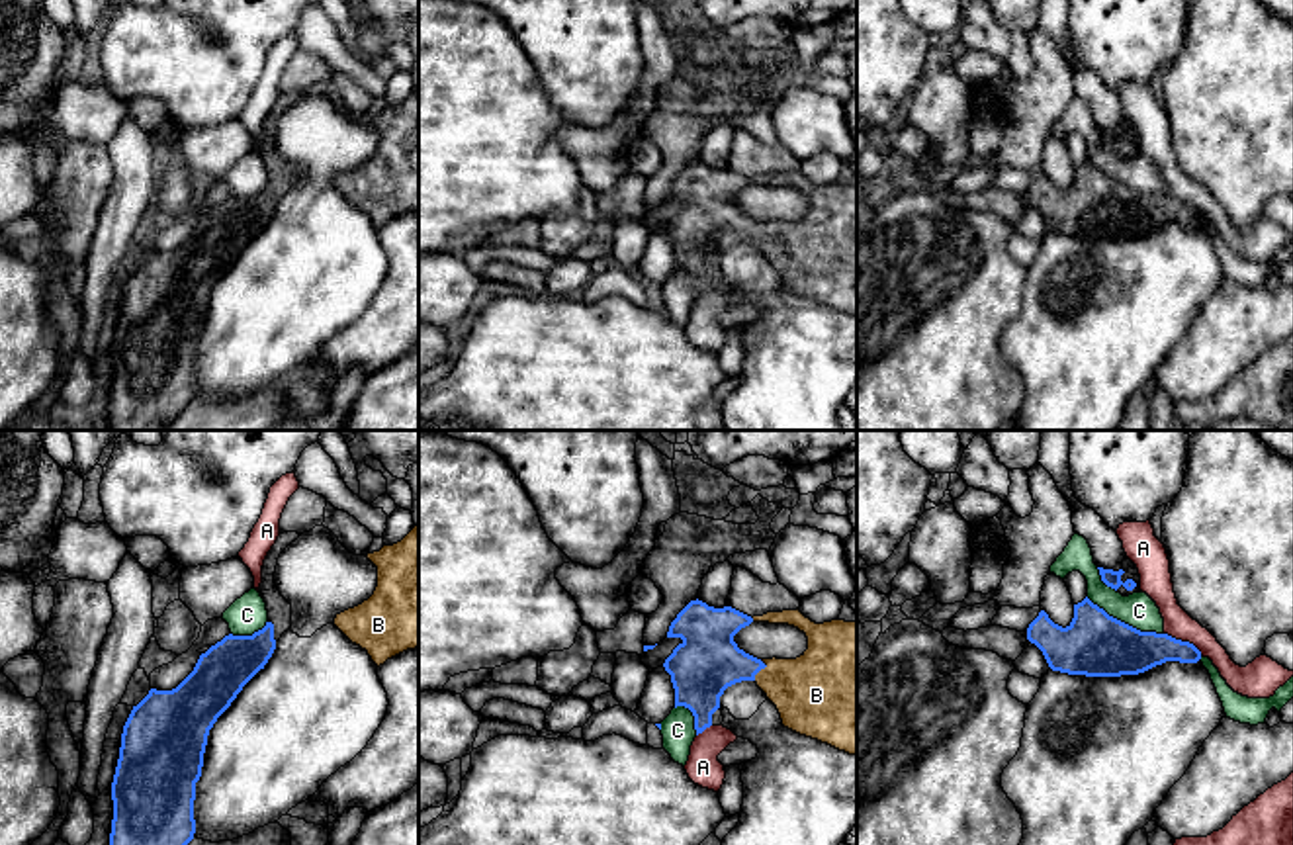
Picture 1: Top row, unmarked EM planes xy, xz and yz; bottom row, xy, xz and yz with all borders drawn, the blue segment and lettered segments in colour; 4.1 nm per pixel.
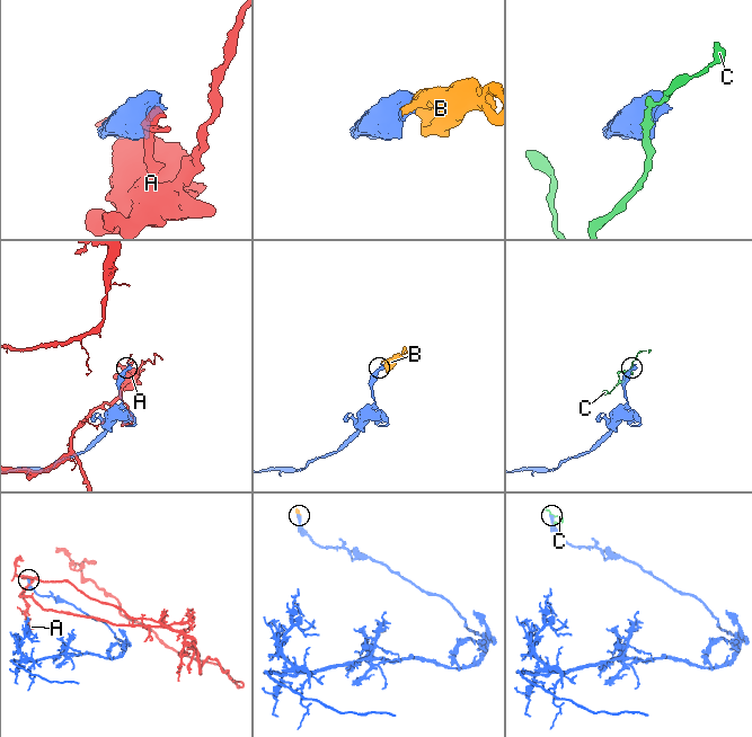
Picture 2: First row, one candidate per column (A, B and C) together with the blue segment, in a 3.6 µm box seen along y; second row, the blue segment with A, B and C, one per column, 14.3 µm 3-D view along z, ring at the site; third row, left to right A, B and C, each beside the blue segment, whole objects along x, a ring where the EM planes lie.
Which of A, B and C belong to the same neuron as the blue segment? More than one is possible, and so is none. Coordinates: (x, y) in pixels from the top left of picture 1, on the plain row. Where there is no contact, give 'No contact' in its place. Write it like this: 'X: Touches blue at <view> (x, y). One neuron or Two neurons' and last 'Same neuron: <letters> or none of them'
A: Touches blue at yz (1184, 204). Two neurons
B: Touches blue at xz (761, 229). One neuron
C: Touches blue at yz (1123, 184). Two neurons
Same neuron: B

